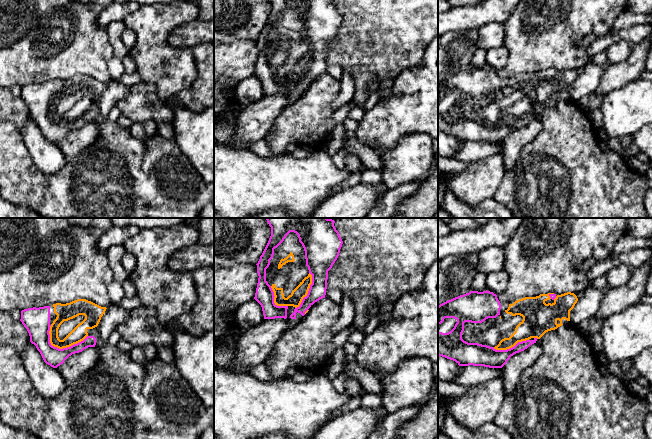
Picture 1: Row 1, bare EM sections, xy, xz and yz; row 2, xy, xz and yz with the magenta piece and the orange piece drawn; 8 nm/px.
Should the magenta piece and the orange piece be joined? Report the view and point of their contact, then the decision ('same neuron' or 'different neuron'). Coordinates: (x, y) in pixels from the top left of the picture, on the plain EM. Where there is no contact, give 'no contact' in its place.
xy (63, 124) | same neuron

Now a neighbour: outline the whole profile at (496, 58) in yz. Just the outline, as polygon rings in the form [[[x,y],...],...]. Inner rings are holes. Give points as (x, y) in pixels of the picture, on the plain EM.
[[[504,46],[490,49],[486,52],[486,65],[498,71],[504,68],[508,61],[508,51]]]

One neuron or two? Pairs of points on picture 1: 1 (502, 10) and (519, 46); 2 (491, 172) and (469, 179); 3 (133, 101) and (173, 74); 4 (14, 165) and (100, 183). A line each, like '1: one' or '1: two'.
1: two
2: one
3: two
4: one

